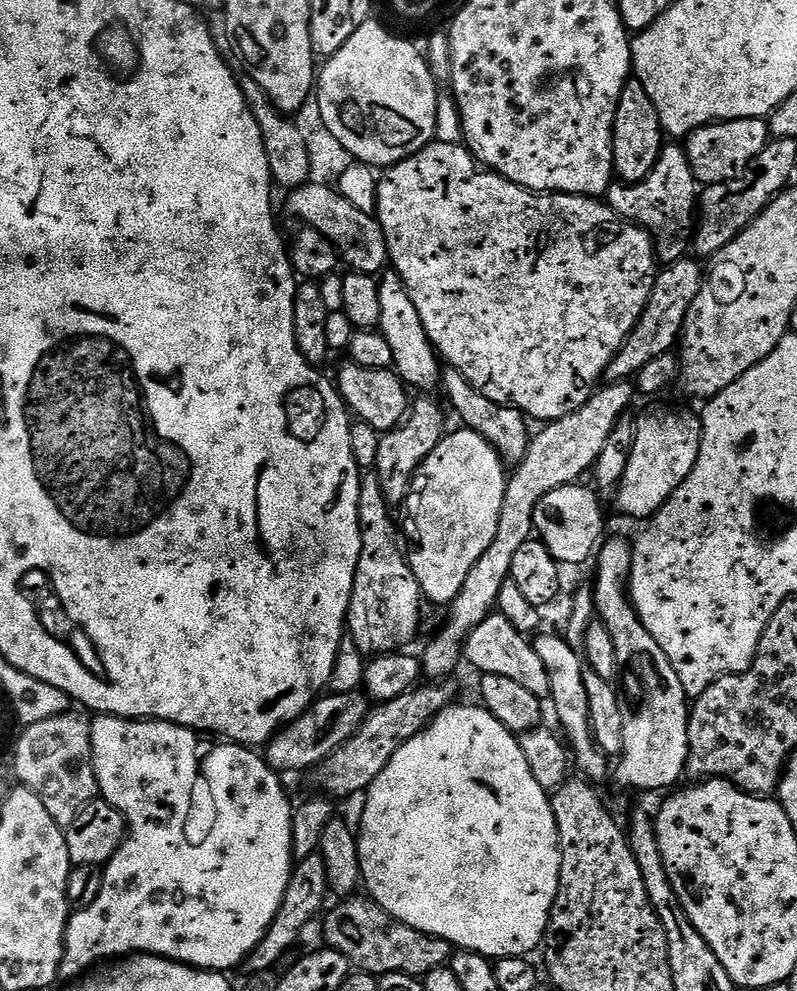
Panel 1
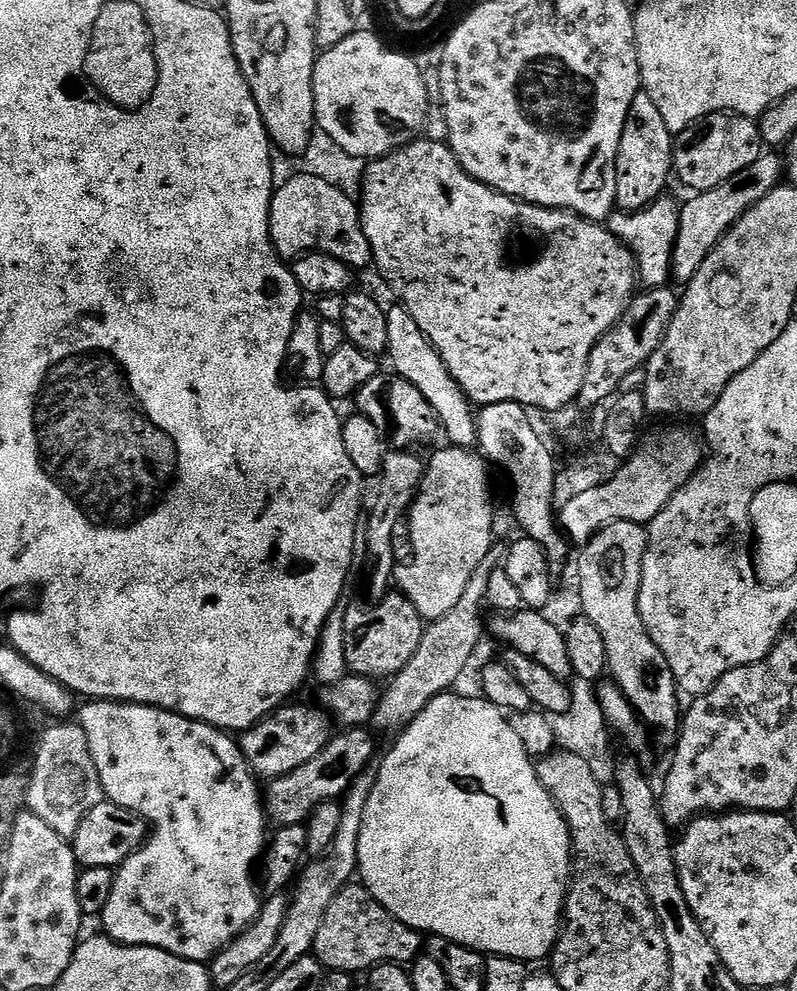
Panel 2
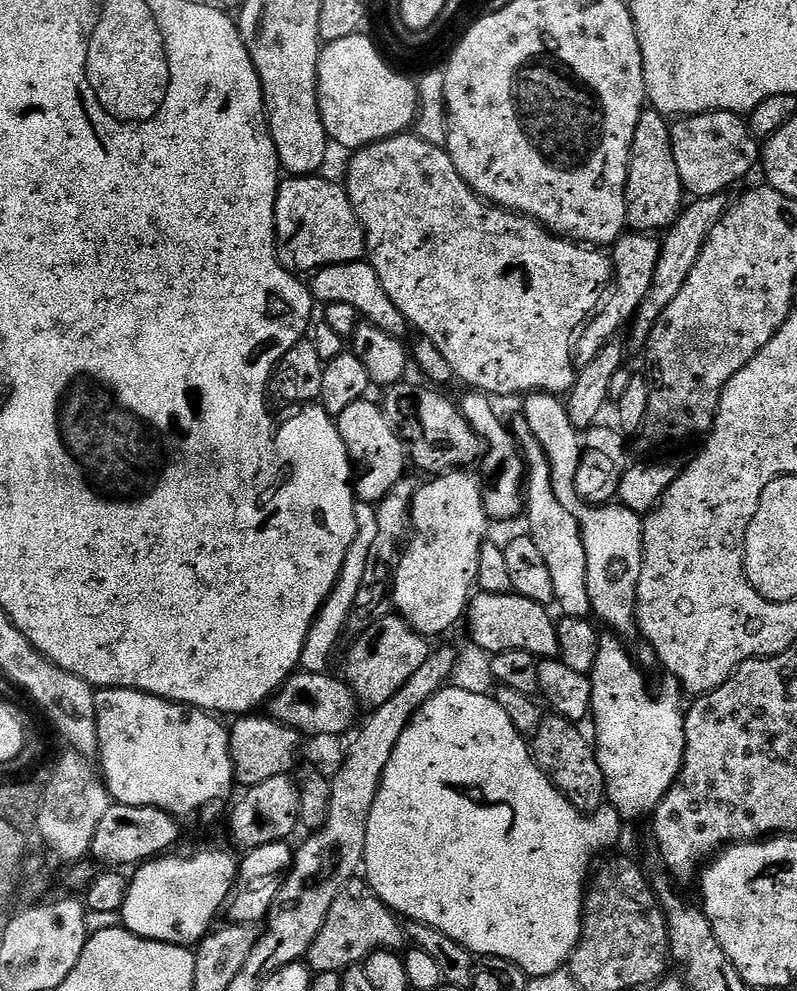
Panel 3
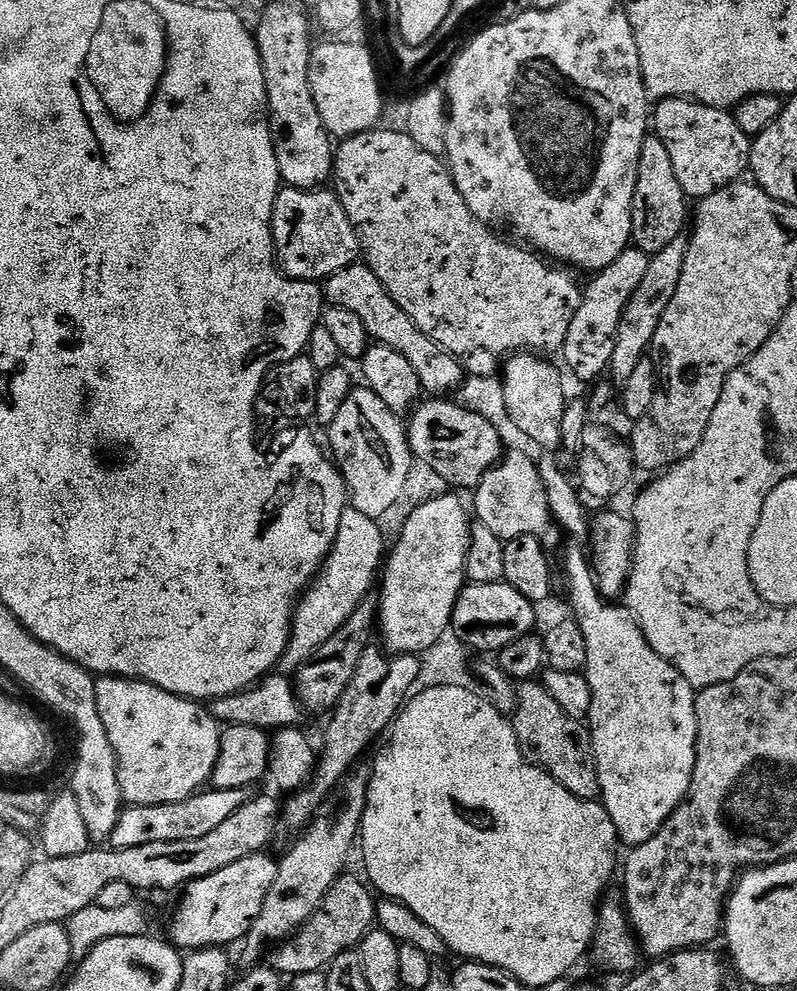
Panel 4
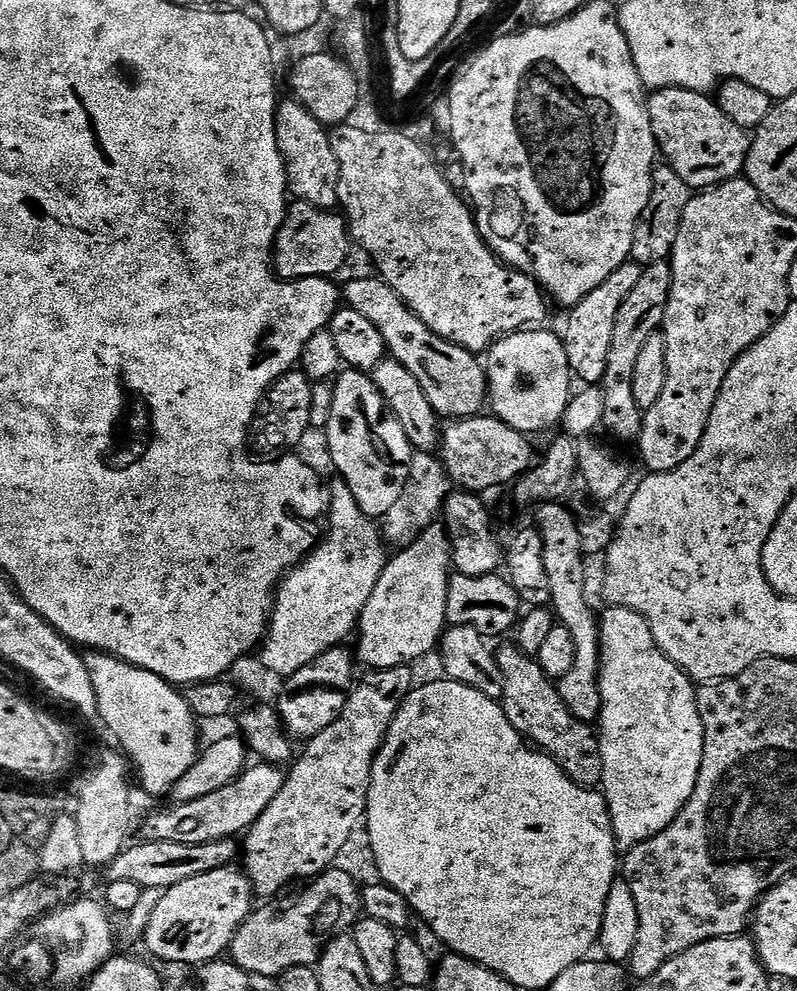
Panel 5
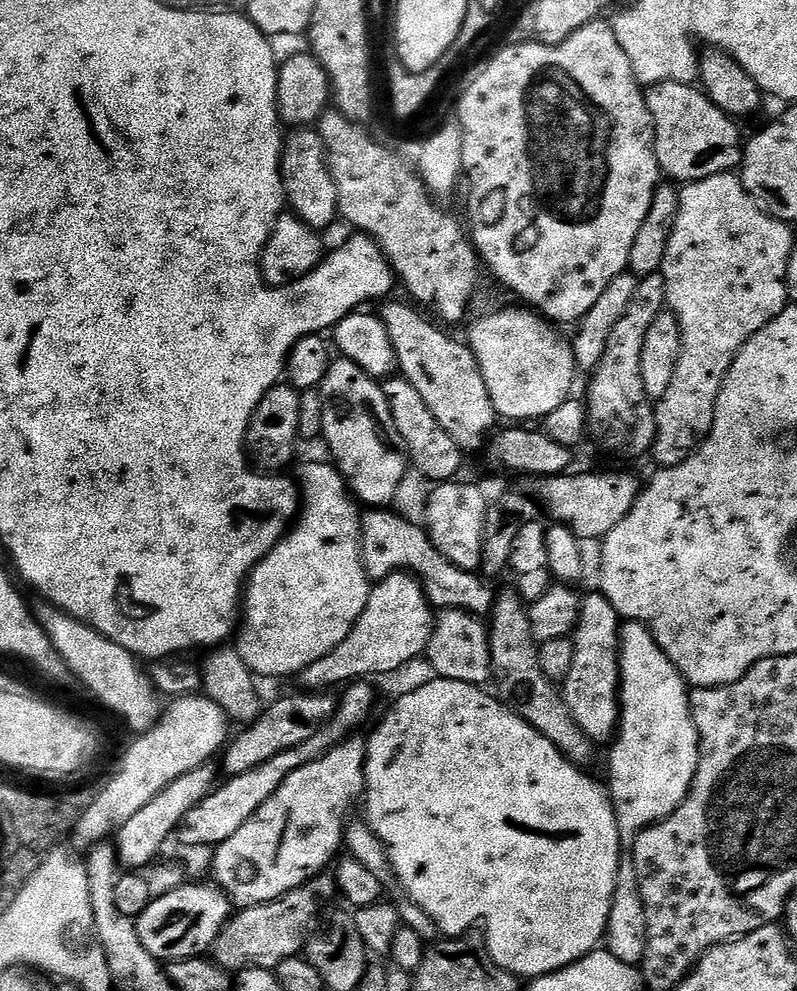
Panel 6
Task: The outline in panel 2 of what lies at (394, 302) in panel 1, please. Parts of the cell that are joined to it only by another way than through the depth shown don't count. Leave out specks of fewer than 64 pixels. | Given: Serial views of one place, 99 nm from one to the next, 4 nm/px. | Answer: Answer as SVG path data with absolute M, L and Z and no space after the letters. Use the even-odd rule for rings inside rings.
M402 306L389 307L386 318L386 334L388 335L387 359L392 359L391 371L401 376L410 386L415 386L430 402L434 414L440 420L443 433L447 436L447 443L452 446L472 446L476 444L476 412L468 396L458 386L458 382L450 374L446 362L438 354L438 350L422 334L422 326L410 318L408 311Z

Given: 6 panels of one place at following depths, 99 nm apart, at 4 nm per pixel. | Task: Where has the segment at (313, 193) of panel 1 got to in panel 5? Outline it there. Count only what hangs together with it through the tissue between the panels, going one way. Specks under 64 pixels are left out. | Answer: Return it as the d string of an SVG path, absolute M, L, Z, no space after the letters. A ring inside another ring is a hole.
M289 203L272 253L274 271L282 280L335 277L335 272L348 260L348 244L350 248L348 225L343 215L309 204Z

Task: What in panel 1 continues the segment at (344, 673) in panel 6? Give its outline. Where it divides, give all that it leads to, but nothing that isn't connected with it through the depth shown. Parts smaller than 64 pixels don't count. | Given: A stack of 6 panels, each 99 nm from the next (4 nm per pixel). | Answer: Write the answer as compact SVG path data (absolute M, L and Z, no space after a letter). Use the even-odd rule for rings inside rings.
M461 427L460 432L449 431L444 439L438 442L438 446L434 446L434 450L425 458L420 467L420 471L416 473L412 479L412 490L408 497L402 501L402 509L404 508L404 528L402 524L402 532L412 539L412 552L407 553L408 563L414 570L414 578L418 578L418 586L422 590L425 601L430 605L444 604L451 605L452 599L458 594L458 590L462 590L462 582L466 582L466 578L470 575L474 562L478 562L478 558L482 558L482 554L486 554L486 550L490 547L490 542L494 542L494 534L498 531L498 514L502 514L502 498L504 497L504 485L506 483L506 466L501 460L500 455L496 453L496 448L490 442L486 442L486 438L482 438L476 432L471 432L469 428Z

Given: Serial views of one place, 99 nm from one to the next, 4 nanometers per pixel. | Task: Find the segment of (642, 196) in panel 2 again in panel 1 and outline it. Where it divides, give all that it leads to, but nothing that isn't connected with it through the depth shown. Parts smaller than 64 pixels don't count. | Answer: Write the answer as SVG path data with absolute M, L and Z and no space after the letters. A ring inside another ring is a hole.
M629 78L622 90L622 98L618 98L618 110L614 114L614 130L612 131L612 166L615 175L625 184L637 184L642 182L654 170L654 166L660 157L660 151L664 149L666 133L660 119L658 110L654 110L654 102L650 102L650 94L642 86L642 82L635 78Z

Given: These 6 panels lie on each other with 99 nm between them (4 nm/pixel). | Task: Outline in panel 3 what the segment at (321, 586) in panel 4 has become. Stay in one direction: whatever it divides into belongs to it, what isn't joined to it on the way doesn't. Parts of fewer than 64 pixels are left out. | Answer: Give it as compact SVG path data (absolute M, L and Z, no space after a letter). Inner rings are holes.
M363 502L356 505L356 537L346 554L346 562L340 571L338 582L328 596L328 601L320 608L316 620L312 624L310 634L306 638L306 646L302 650L300 668L305 672L329 671L328 663L332 660L332 651L340 644L340 635L345 635L348 619L354 606L354 598L358 598L358 586L362 586L362 574L366 574L366 558L370 558L370 546L374 546L374 537L378 534L378 518L373 505Z

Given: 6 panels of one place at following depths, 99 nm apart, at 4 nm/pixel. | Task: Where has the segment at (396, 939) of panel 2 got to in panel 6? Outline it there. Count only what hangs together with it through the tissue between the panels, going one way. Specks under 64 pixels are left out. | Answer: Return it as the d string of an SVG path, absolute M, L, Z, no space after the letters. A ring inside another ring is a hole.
M321 874L301 888L290 890L290 894L274 898L274 902L239 909L218 934L216 943L210 949L211 959L229 974L239 974L246 968L276 969L278 962L286 962L286 958L294 958L305 951L316 911L320 904L326 903L332 895L335 897L337 892L335 879Z

